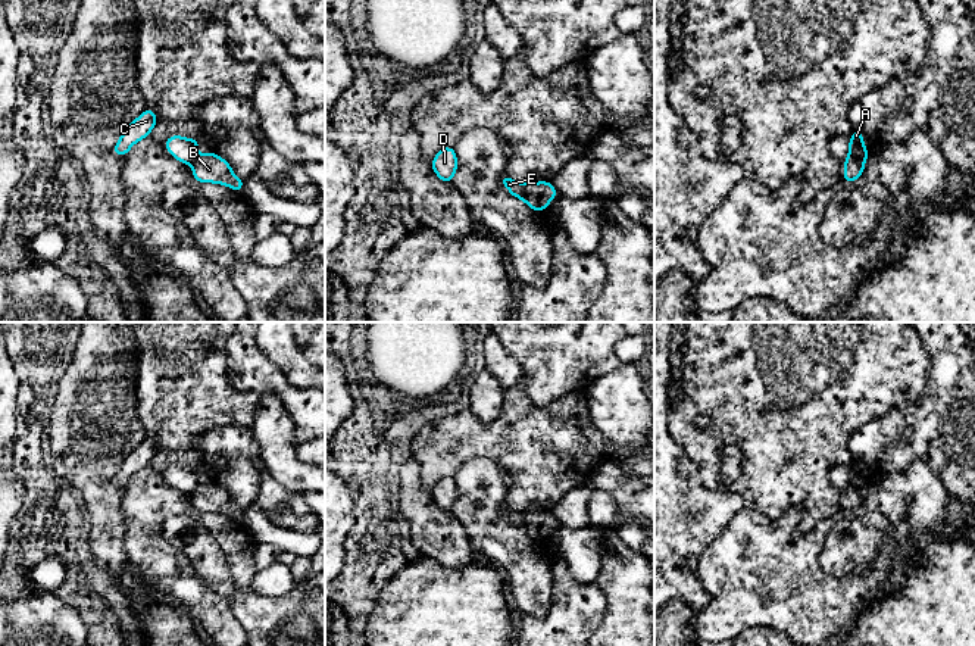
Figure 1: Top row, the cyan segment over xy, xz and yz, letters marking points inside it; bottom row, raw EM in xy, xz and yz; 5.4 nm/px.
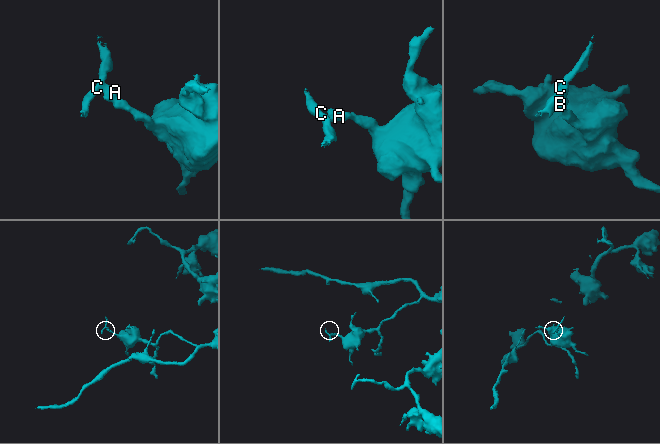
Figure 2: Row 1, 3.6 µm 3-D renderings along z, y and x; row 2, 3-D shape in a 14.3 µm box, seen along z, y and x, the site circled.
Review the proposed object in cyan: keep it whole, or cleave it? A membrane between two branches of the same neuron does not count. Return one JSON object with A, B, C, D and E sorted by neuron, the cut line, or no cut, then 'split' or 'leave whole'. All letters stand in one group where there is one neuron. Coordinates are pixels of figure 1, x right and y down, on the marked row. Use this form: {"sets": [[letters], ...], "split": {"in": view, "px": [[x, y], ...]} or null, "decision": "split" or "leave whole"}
{"sets": [["A", "C", "D", "E"], ["B"]], "split": {"in": "yz", "px": [[866, 155], [847, 158]]}, "decision": "split"}

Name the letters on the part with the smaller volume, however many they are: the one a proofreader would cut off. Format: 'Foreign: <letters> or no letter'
Foreign: A, C, D, E

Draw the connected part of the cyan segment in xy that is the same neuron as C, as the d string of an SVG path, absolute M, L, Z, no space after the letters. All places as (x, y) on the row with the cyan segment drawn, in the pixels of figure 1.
M146 109L124 129L121 138L113 147L113 152L119 156L125 156L137 141L149 137L156 122L156 113L151 109Z

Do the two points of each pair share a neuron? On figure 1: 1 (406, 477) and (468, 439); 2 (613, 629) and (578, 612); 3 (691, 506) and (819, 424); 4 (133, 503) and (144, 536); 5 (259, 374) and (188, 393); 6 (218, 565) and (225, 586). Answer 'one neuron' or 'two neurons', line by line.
1: two neurons
2: two neurons
3: two neurons
4: one neuron
5: two neurons
6: one neuron

